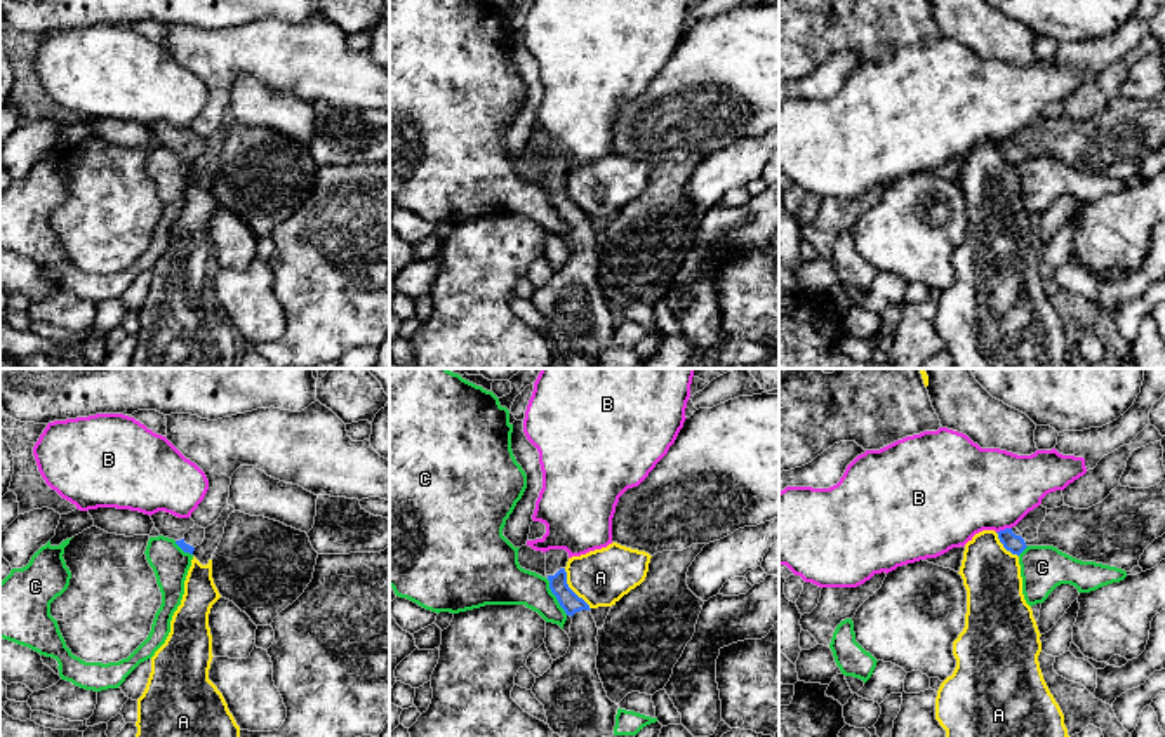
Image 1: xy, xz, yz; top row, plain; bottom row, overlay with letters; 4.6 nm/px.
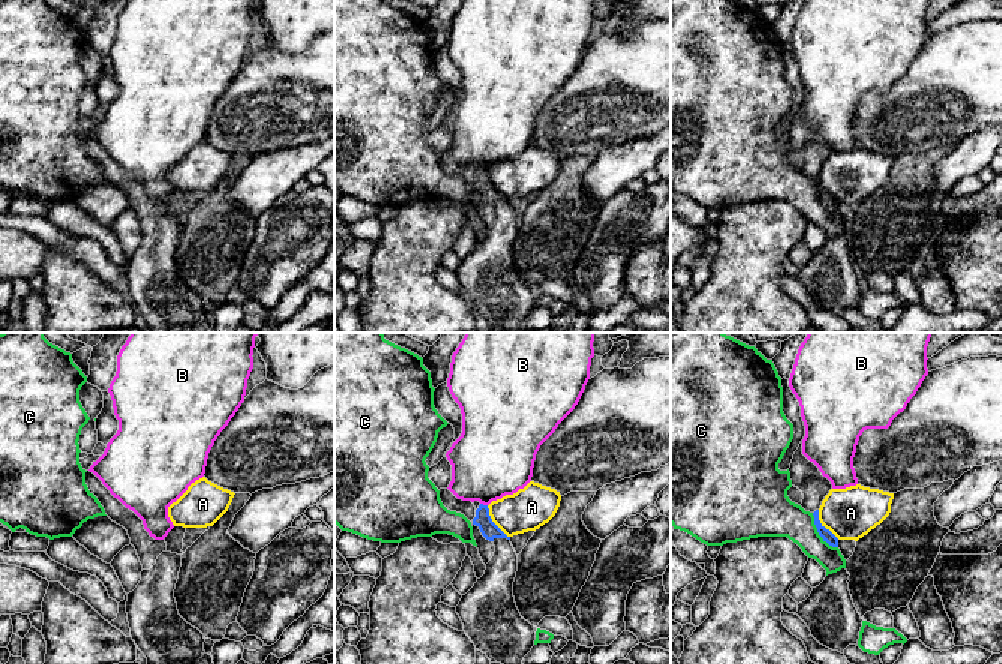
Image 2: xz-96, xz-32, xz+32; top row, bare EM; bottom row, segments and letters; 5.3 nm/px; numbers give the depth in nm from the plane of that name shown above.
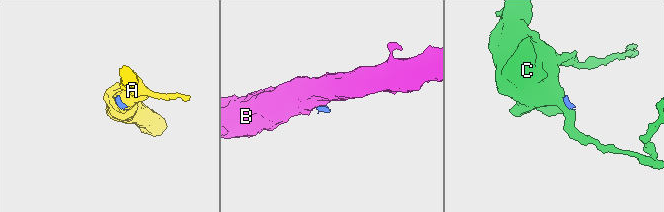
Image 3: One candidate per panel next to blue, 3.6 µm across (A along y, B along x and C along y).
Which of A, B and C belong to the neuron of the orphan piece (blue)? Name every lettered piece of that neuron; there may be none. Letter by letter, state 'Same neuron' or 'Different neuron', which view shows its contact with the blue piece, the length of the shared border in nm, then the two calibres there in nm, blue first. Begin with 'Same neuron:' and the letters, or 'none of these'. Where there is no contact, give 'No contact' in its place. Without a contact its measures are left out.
Same neuron: none of these
A: Different neuron. Touches blue in xz. Shared border 220 nm. Thickness 90 nm (blue) against 260 nm
B: Different neuron. Touches blue in yz. Shared border 80 nm. Thickness 90 nm (blue) against 400 nm
C: Different neuron. Touches blue in xz. Shared border 190 nm. Thickness 90 nm (blue) against 220 nm

